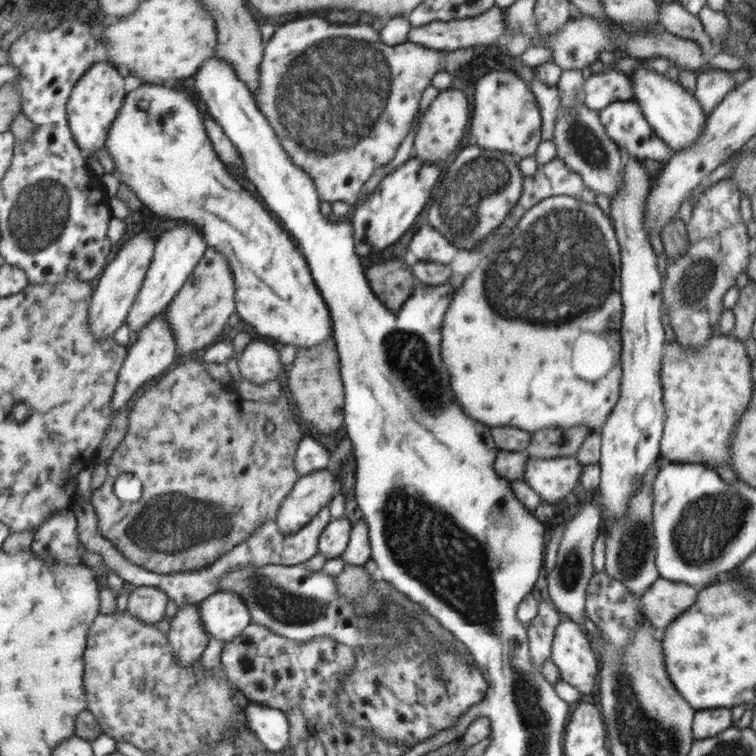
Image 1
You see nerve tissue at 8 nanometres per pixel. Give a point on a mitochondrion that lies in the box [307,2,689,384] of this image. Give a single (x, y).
(565, 249)

